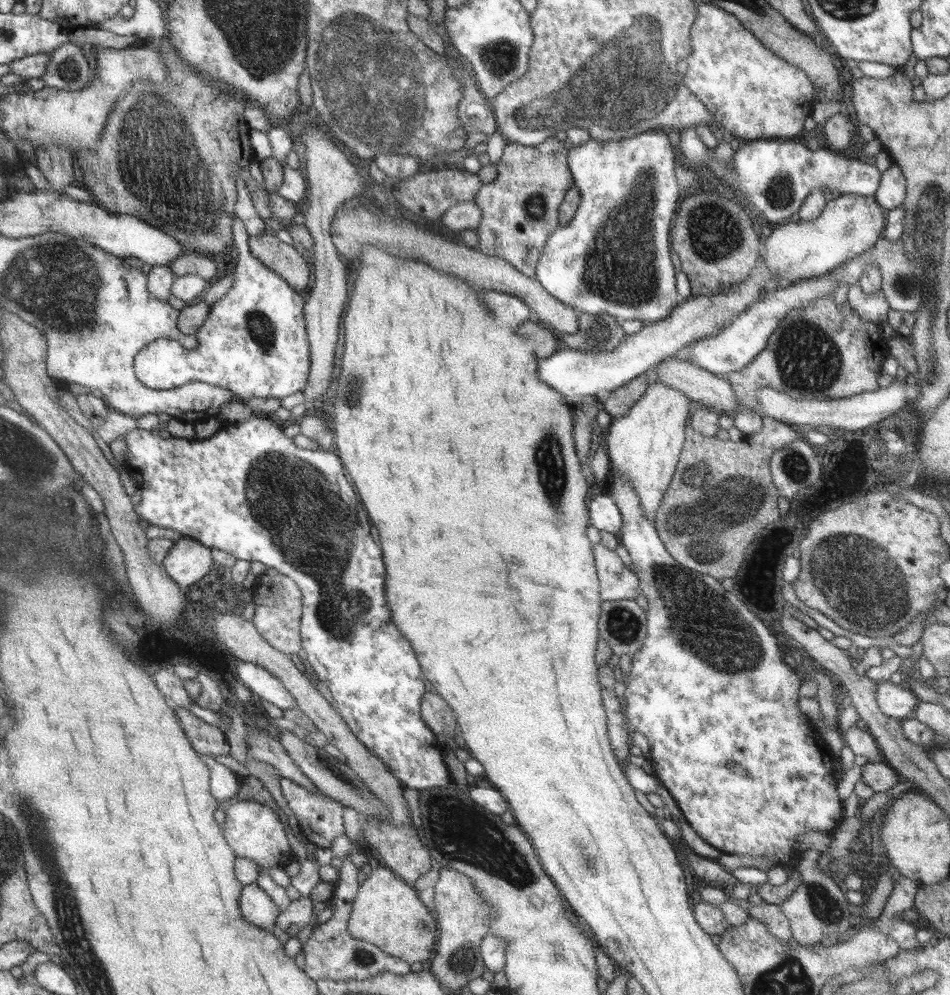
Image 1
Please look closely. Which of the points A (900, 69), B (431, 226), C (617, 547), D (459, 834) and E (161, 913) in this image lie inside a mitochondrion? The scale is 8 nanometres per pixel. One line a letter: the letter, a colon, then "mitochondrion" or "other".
A: other
B: other
C: other
D: mitochondrion
E: other

